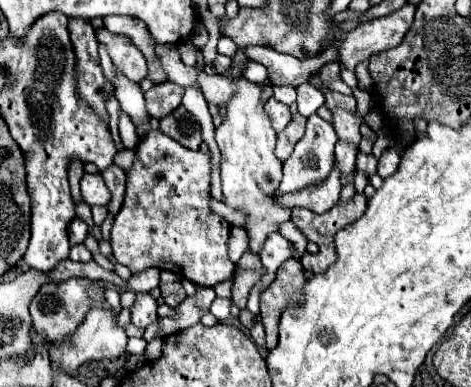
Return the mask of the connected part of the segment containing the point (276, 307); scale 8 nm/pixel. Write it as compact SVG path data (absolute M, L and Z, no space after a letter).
M289 260L277 270L275 282L263 290L261 294L261 322L267 334L267 348L275 348L277 344L277 324L281 312L287 306L297 306L303 302L303 286L305 286L305 270L301 262Z

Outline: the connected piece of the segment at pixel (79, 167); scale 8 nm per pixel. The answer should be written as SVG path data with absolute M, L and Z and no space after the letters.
M71 158L69 162L69 184L71 184L71 194L75 202L81 202L81 194L79 194L79 180L83 176L83 162L77 158Z

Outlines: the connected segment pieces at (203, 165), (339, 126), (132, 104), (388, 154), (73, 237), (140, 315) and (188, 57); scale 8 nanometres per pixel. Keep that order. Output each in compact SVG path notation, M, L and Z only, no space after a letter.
M151 130L135 148L135 164L127 174L127 194L121 210L113 218L111 226L111 246L113 256L119 264L127 266L131 274L139 274L145 268L171 270L185 276L197 286L215 286L217 282L229 280L235 272L235 264L227 254L227 240L231 226L221 216L209 210L209 154L193 152L183 148L173 138L165 136L161 130Z
M345 110L333 112L333 126L335 126L335 132L337 132L341 142L351 142L351 144L359 146L359 142L361 142L361 134L359 134L361 122L363 120L359 116L351 114L351 112L345 112Z
M113 66L113 72L115 72L115 98L119 100L121 108L131 116L133 122L141 122L147 116L147 110L145 110L145 104L143 104L143 92L139 88L139 84L127 80L115 66Z
M387 148L383 152L383 156L379 158L379 166L377 166L377 174L385 180L389 176L393 176L397 172L397 166L399 166L399 154L395 148Z
M73 218L69 224L69 240L71 244L81 244L87 238L87 224L81 218Z
M137 294L137 300L131 308L131 322L145 330L149 324L153 324L157 320L157 302L151 294Z
M179 44L179 54L181 54L183 64L187 64L187 66L195 66L195 58L197 58L197 50L195 50L195 46L191 46L191 44Z

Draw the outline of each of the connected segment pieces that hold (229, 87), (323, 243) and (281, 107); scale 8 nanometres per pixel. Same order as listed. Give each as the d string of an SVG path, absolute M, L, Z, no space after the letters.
M202 71L197 82L205 94L205 100L209 104L223 108L223 106L227 106L231 96L236 92L235 79L235 77L219 76L219 74L208 75Z
M364 193L356 194L348 202L338 202L324 214L314 212L293 212L291 222L307 236L307 240L315 242L325 252L335 252L333 236L337 230L359 220L367 208Z
M269 98L269 100L267 100L267 104L265 104L265 114L271 118L271 126L273 126L273 130L275 130L275 132L285 130L285 126L287 126L287 124L289 124L289 120L291 120L289 108L287 108L285 104L281 104L281 102L277 102L277 100L273 100L273 98Z

